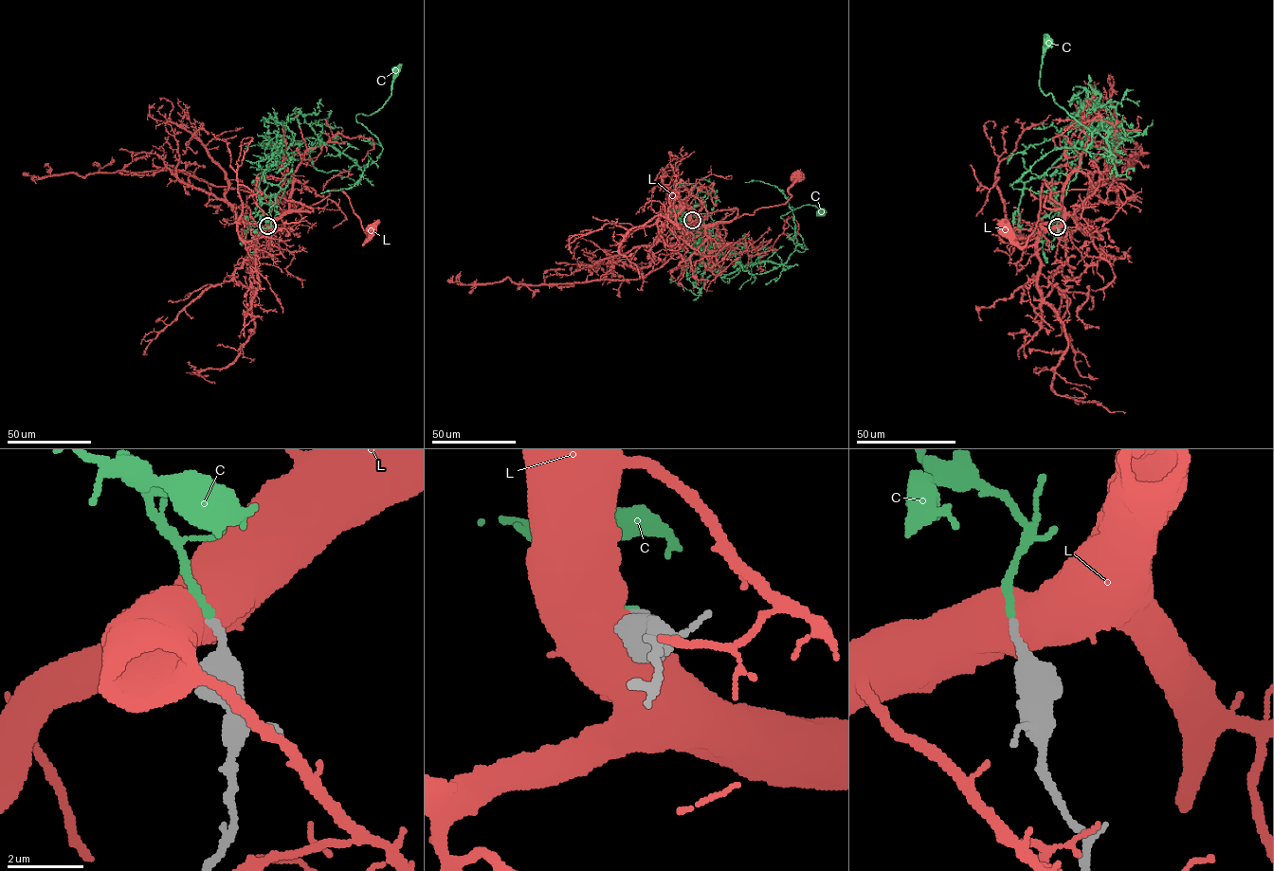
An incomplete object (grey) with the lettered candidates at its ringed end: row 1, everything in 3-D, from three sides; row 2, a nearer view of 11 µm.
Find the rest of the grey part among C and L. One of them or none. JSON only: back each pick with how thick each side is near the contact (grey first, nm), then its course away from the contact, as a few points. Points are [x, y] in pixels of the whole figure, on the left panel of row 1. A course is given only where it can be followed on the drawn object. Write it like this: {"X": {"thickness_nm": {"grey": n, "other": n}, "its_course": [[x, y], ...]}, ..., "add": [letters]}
{"C": {"thickness_nm": {"grey": 200, "other": 190}, "its_course": [[267, 226], [259, 182], [277, 154], [325, 172], [377, 160], [382, 146], [355, 116], [384, 104], [394, 71]]}, "add": ["C"]}

